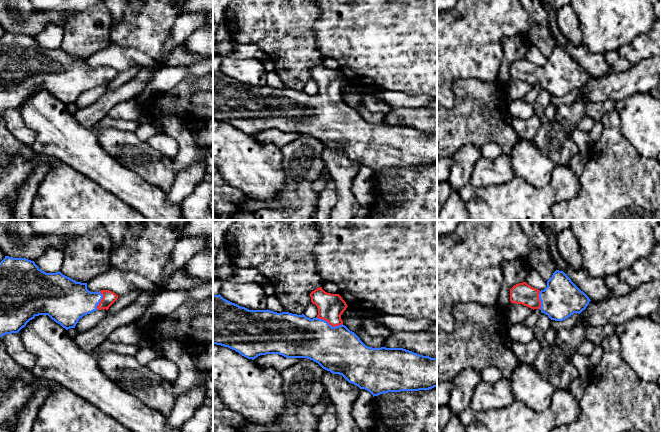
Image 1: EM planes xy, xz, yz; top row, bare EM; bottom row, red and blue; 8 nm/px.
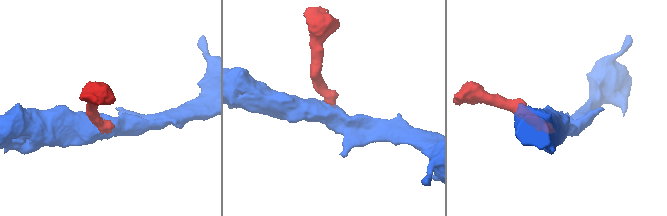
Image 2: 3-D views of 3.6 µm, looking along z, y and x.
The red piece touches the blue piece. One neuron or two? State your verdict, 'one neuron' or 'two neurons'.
one neuron

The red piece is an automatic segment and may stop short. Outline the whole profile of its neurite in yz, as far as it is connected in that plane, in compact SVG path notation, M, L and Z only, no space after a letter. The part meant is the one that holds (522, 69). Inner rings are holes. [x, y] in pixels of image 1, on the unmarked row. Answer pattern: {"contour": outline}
{"contour": "M556 46L547 57L547 63L544 66L535 65L526 58L514 61L510 65L510 77L511 79L522 80L533 86L540 85L551 96L563 97L574 89L580 90L586 85L591 76L563 47Z"}

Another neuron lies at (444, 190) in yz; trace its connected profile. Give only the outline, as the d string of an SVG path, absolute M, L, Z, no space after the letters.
M449 182L437 183L437 214L441 211L452 192Z

